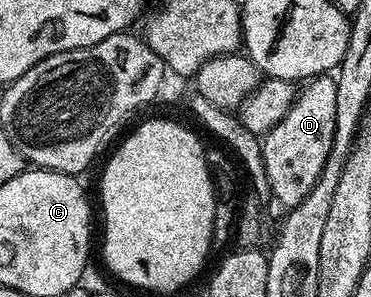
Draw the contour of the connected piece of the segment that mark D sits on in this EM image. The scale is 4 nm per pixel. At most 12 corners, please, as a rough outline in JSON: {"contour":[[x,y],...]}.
{"contour":[[332,75],[300,89],[261,140],[272,199],[294,208],[335,138]]}

